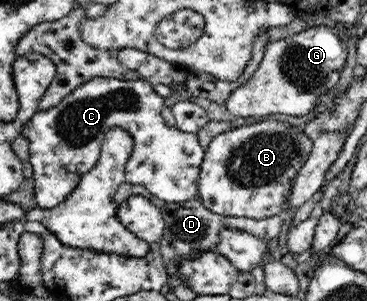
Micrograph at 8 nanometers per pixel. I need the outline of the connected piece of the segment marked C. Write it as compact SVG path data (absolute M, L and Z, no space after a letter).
M93 78L80 84L57 106L36 111L24 124L20 136L29 143L28 161L33 167L35 200L39 208L59 206L75 190L81 176L97 164L105 134L117 128L123 128L134 140L126 165L129 184L139 184L165 202L197 198L200 164L206 150L199 145L197 134L182 132L165 123L163 97L155 93L154 85L143 78Z

